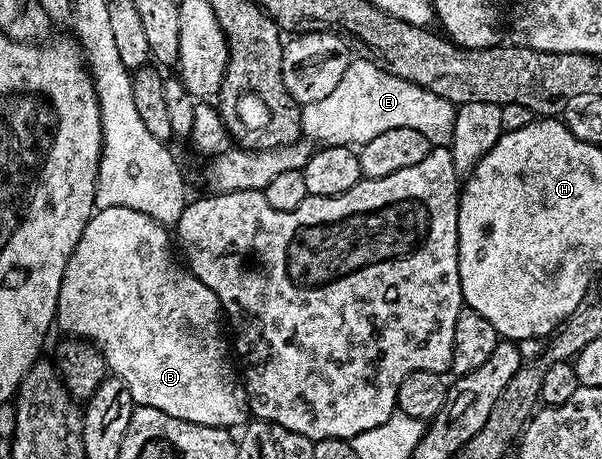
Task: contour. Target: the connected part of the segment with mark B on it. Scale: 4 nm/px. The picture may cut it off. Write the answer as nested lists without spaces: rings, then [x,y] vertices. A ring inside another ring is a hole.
[[[126,206],[93,211],[64,271],[55,323],[64,334],[87,340],[103,352],[109,373],[126,382],[133,405],[162,410],[174,418],[202,426],[232,430],[235,424],[247,425],[250,420],[248,395],[230,355],[229,341],[227,344],[220,333],[222,309],[218,298],[210,286],[188,271],[178,256],[176,261],[175,255],[169,229],[154,218]]]

